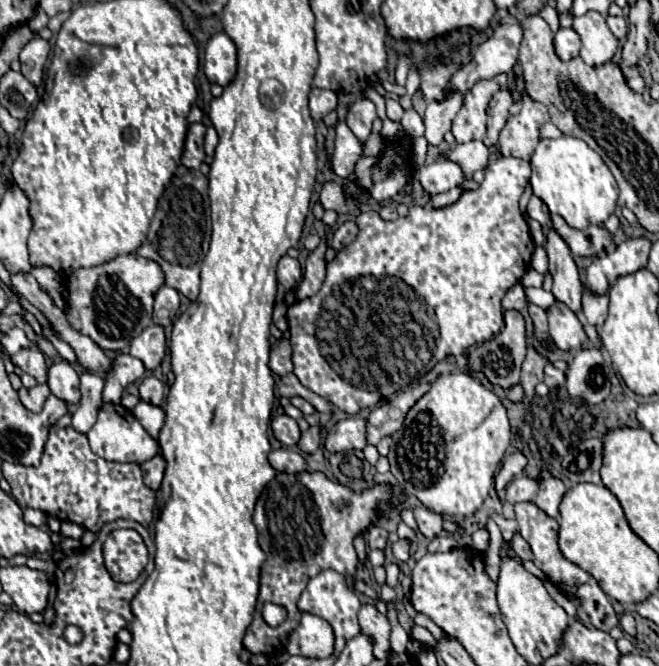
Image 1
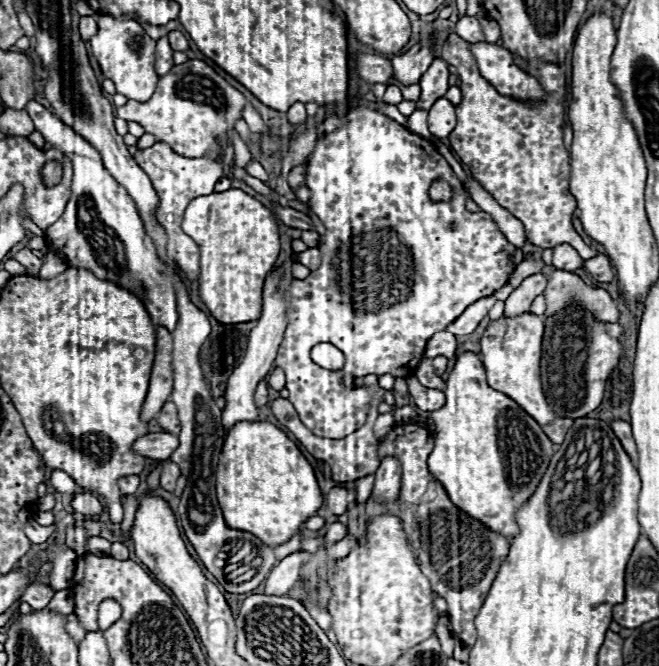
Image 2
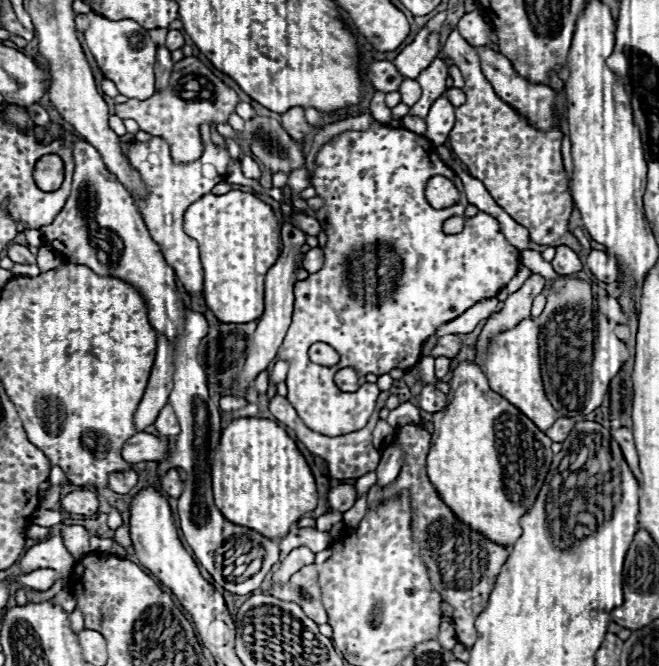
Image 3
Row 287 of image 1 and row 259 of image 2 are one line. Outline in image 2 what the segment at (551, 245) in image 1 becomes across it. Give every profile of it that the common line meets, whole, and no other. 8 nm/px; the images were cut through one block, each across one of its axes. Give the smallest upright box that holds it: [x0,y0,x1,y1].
[552,244,584,272]

